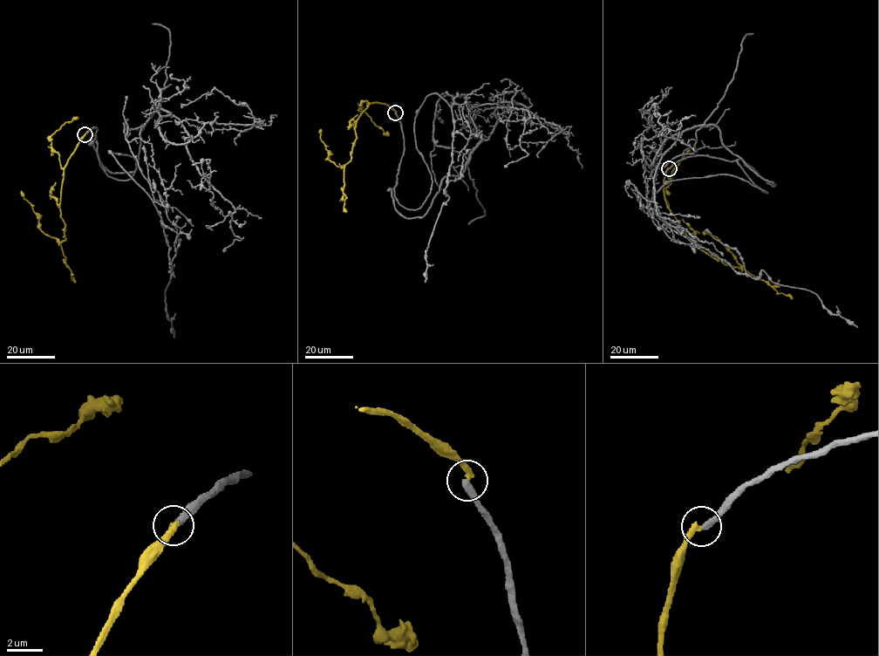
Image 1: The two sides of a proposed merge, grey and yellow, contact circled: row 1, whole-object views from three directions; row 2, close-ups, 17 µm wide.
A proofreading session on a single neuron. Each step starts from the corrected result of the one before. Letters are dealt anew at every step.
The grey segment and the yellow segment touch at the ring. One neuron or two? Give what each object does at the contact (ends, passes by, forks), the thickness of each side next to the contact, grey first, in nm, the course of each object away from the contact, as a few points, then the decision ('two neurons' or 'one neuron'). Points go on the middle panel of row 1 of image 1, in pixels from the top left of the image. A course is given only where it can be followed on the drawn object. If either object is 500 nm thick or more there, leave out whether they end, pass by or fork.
grey ends | yellow ends | 360/340 nm | grey via (396, 112), (394, 195), (412, 209), (432, 181), (416, 113), (437, 92), (453, 119), (425, 282) | yellow via (396, 112), (386, 104), (368, 105), (356, 121), (350, 160), (340, 167), (328, 159), (329, 153), (319, 131) | two neurons

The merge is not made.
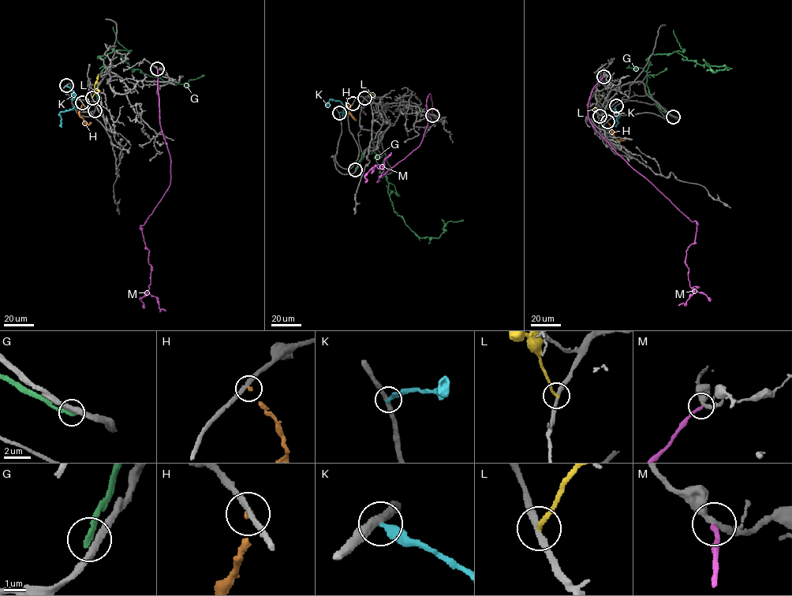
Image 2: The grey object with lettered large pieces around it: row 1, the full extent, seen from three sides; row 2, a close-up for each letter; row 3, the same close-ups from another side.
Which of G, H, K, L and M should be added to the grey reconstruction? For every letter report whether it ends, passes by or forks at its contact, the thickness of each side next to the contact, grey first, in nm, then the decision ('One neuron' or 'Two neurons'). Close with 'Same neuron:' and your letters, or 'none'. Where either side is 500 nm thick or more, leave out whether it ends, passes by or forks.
G: It ends there. Thickness 320 nm (grey) against 280 nm. Two neurons
H: It ends there. Thickness 260 nm (grey) against 190 nm. Two neurons
K: It ends there. Thickness 320 nm (grey) against 320 nm. Two neurons
L: It ends there. Thickness 240 nm (grey) against 200 nm. Two neurons
M: It ends there. Thickness 280 nm (grey) against 240 nm. Two neurons
Same neuron: none

